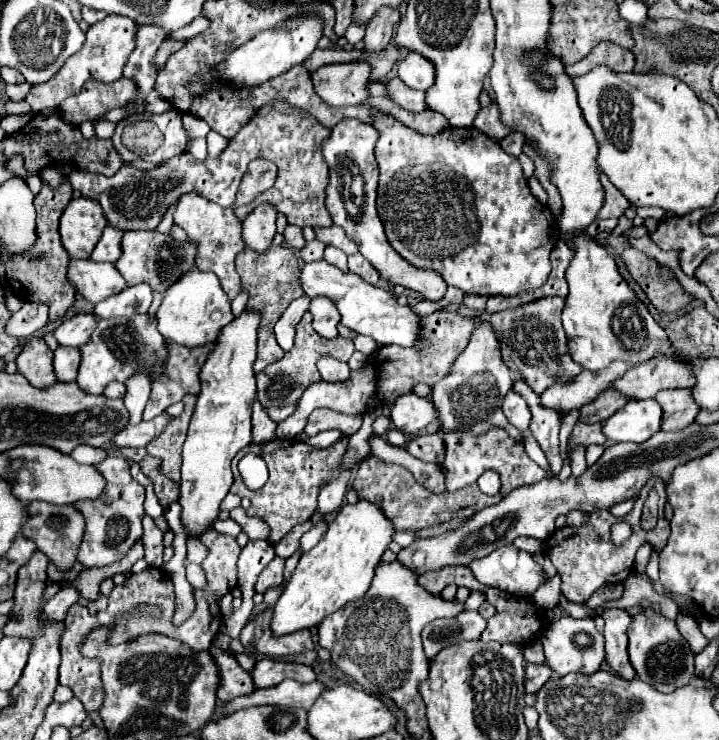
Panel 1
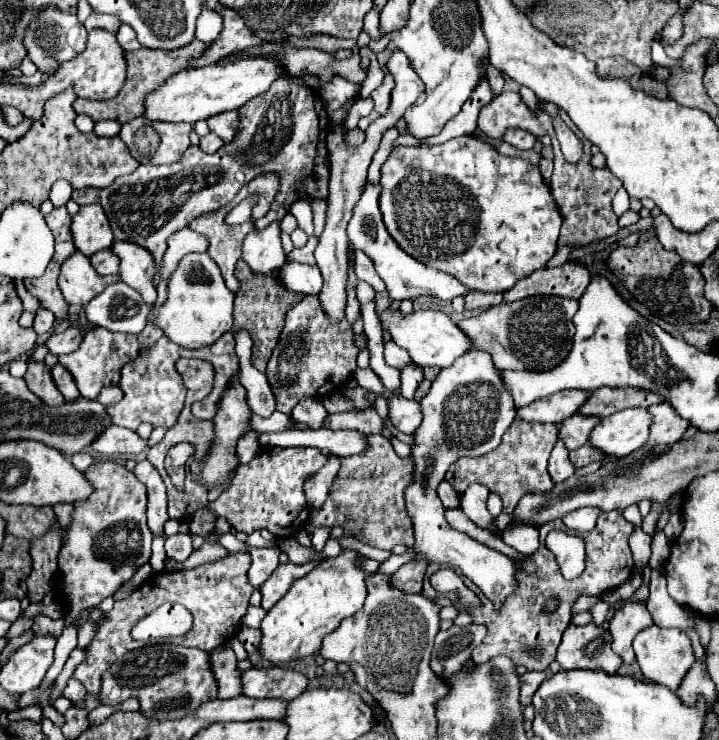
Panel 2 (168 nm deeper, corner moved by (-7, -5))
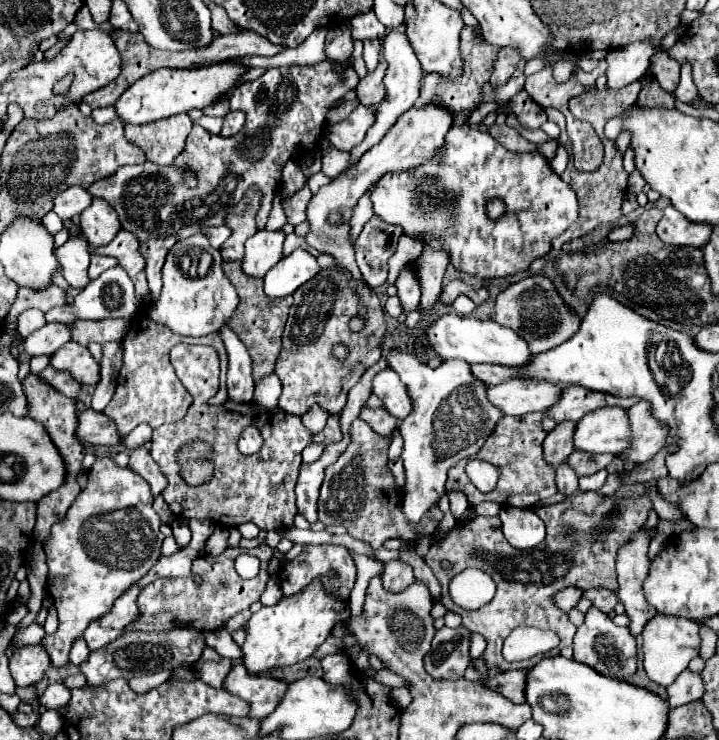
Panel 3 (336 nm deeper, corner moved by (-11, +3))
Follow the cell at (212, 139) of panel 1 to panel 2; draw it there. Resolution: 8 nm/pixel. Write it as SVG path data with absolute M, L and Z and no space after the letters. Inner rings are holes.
M207 133L207 135L201 137L201 141L199 141L199 147L201 147L205 153L215 153L221 145L223 145L223 141L221 141L215 133Z

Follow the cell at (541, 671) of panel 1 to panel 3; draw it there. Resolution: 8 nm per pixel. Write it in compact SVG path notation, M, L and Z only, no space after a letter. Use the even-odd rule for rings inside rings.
M529 669L499 673L497 677L489 679L487 685L489 685L491 689L497 689L497 691L499 691L503 697L507 697L509 701L513 701L513 703L523 703L523 701L525 701L527 671L529 671Z

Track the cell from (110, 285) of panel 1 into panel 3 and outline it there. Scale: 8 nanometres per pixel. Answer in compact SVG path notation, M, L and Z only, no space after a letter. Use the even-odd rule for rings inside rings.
M73 237L65 245L57 249L57 259L63 267L63 275L67 283L75 289L85 289L89 285L89 245L83 237Z

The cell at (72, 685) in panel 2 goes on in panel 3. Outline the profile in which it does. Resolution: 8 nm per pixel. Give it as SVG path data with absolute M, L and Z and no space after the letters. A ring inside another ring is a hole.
M83 639L75 641L75 645L71 647L71 663L73 663L75 667L81 667L83 663L87 663L89 653L91 653L91 651L87 649L87 645L85 645L85 641L83 641Z

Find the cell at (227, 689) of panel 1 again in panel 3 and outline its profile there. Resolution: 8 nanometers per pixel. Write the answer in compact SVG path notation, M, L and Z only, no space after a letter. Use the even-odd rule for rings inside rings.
M205 647L201 659L197 661L197 677L211 687L223 687L223 681L231 671L231 667L233 667L231 659L221 657L211 647Z

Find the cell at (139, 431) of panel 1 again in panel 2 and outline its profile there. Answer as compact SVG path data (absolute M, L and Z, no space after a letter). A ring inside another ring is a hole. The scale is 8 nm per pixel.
M113 425L111 429L103 431L103 437L91 445L93 451L101 455L131 455L131 453L141 453L147 449L147 441L141 439L135 431L123 429Z

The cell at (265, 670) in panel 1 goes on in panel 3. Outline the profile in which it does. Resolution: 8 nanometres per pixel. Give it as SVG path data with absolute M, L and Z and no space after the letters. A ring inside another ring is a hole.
M235 663L231 673L225 679L225 689L235 693L237 697L251 703L249 717L267 717L271 709L281 703L281 697L287 691L287 681L265 677L265 675L251 675L243 663Z

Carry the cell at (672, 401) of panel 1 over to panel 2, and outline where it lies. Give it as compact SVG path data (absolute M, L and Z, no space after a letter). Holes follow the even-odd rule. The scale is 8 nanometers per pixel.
M657 403L649 407L649 413L653 417L651 429L649 429L649 441L647 445L673 445L679 441L689 427L685 419L675 415L673 407L669 403Z

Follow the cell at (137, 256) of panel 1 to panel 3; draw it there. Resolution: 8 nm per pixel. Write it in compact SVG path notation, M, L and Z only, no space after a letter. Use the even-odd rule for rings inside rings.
M121 229L109 245L97 247L95 253L115 257L119 261L119 265L129 273L131 281L135 283L135 295L137 295L139 303L147 305L147 301L151 301L151 291L147 287L147 277L145 277L145 259L141 255L139 241L133 233Z

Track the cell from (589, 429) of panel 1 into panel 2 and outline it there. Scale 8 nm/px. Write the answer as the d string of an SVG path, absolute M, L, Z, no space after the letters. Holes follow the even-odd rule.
M585 443L583 447L571 451L571 453L569 453L569 459L571 459L571 463L573 463L575 467L585 467L585 465L589 465L589 463L603 461L605 455L599 453L599 449L593 449L589 443Z

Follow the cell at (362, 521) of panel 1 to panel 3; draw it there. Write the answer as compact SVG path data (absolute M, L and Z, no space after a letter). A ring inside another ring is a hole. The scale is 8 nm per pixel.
M315 579L301 593L283 597L279 603L271 607L261 607L257 613L253 613L253 617L245 625L247 641L241 647L245 655L243 663L253 675L265 673L271 667L299 663L311 657L317 651L317 647L325 641L325 637L331 633L331 629L337 623L347 621L349 615L349 601L341 599L339 595L335 595L335 591L329 591L323 585L323 581Z

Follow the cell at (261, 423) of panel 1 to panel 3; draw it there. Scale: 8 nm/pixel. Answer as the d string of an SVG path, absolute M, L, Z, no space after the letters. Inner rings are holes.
M271 373L271 375L261 377L261 381L259 379L255 381L253 401L259 403L265 409L271 409L271 407L275 409L279 393L281 393L281 381L279 381L279 377L275 373Z

